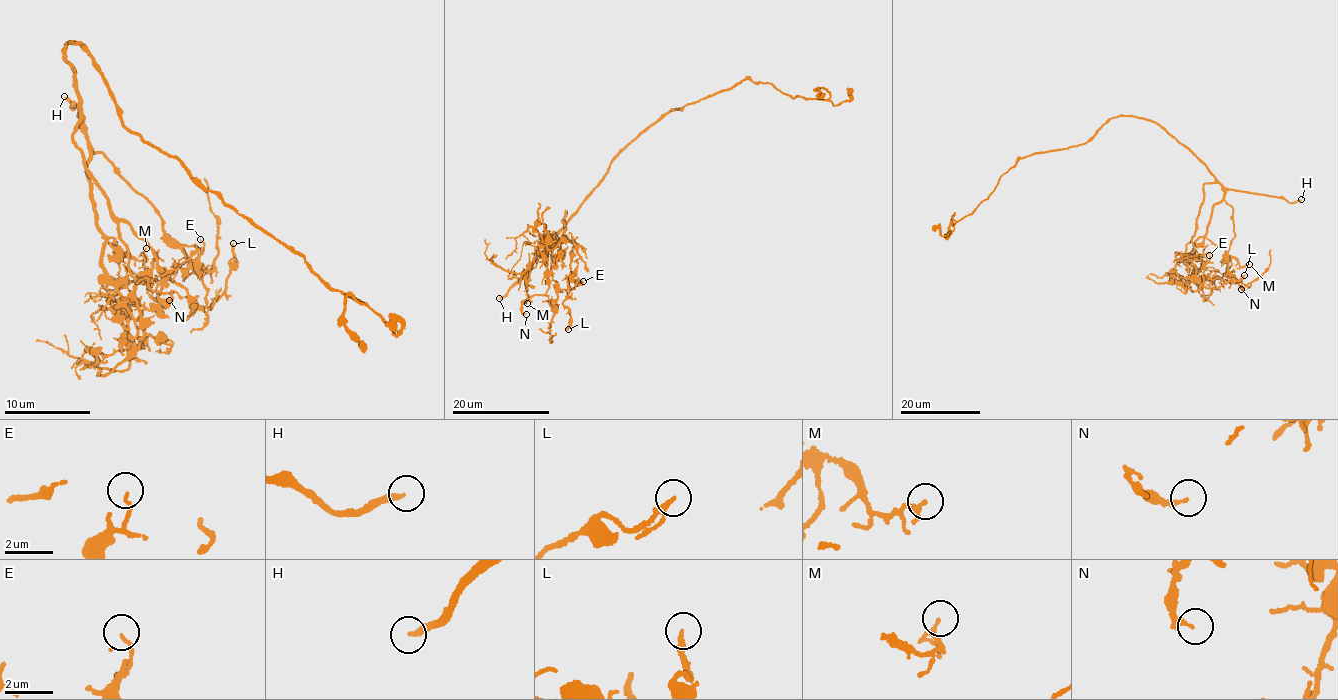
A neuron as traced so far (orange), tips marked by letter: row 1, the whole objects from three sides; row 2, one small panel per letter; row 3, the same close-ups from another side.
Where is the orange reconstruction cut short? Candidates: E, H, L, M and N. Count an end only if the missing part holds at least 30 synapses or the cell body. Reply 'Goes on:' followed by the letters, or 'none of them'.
Goes on: H

